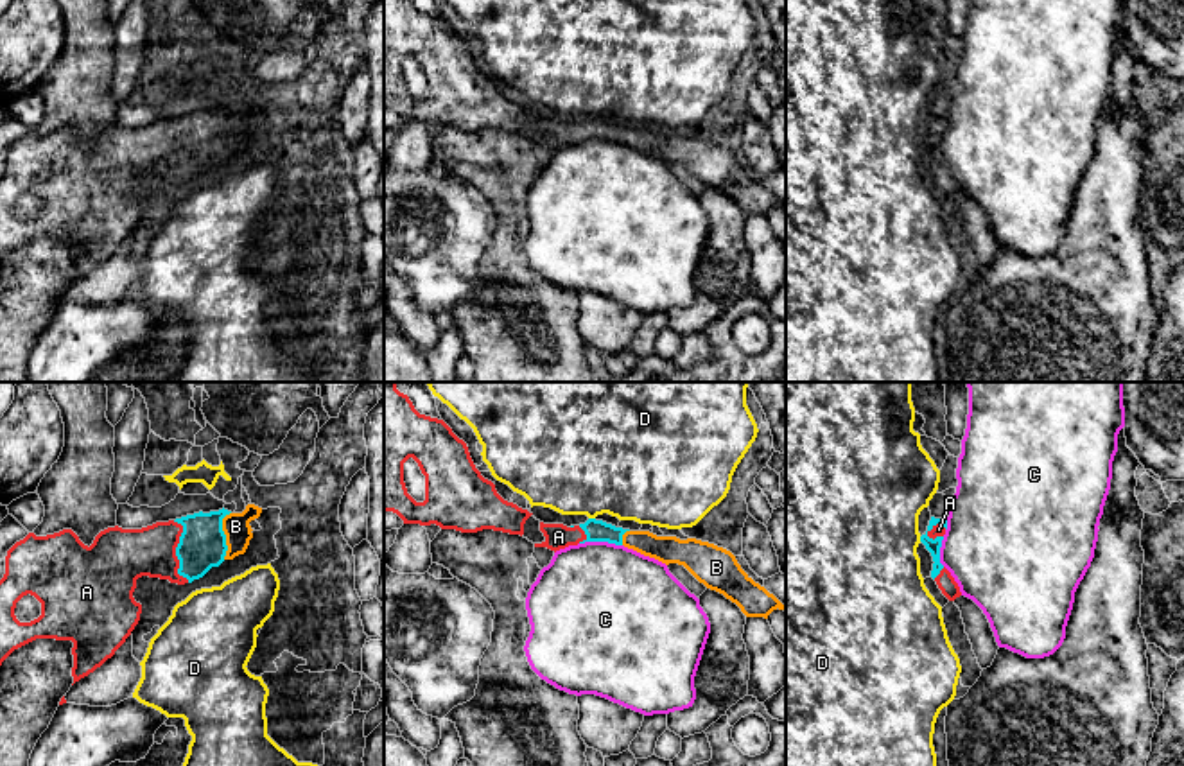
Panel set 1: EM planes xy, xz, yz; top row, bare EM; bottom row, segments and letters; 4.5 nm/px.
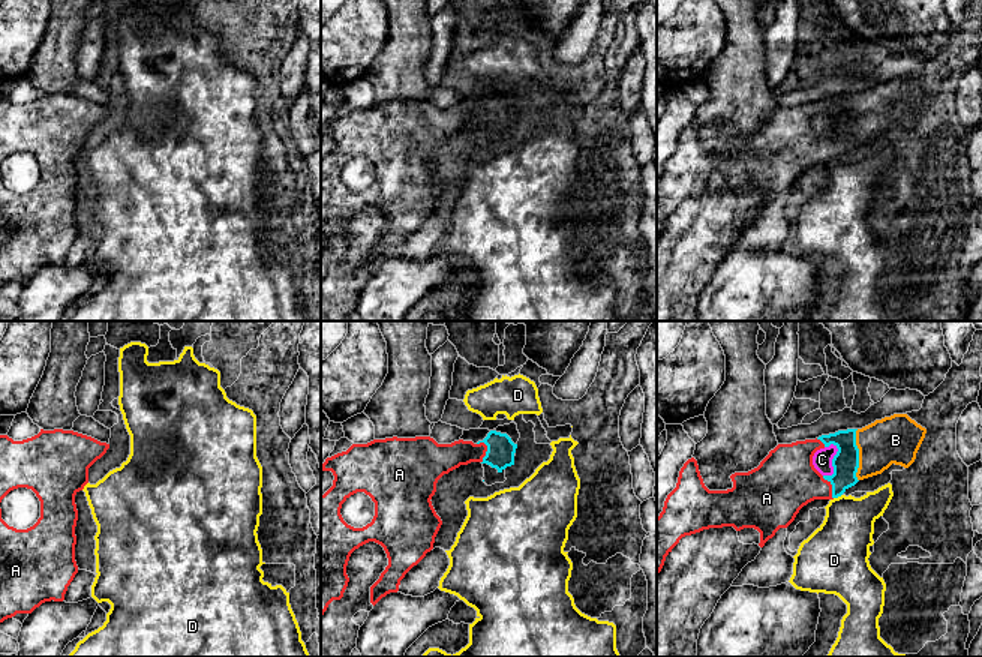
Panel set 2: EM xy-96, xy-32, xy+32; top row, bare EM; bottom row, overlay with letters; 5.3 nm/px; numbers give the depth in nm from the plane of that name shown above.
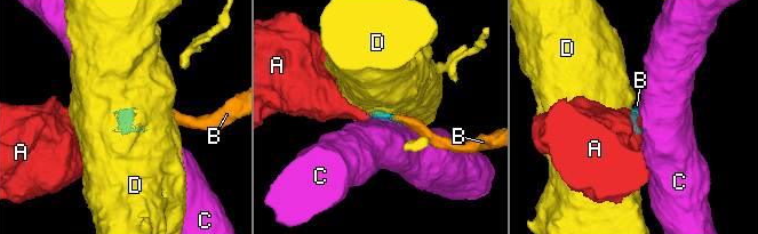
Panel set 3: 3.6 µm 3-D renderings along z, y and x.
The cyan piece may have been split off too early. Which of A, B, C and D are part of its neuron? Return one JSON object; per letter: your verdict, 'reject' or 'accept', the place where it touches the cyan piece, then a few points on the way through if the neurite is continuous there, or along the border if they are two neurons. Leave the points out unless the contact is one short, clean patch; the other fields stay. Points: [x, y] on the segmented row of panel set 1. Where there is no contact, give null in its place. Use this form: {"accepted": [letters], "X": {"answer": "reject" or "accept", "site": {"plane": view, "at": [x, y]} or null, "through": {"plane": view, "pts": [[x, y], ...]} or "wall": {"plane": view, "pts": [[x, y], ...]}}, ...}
{"accepted": ["A", "B"], "A": {"answer": "accept", "site": {"plane": "xy", "at": [176, 551]}, "through": {"plane": "xy", "pts": [[201, 546], [176, 551], [140, 551], [121, 557]]}}, "B": {"answer": "accept", "site": {"plane": "xy", "at": [225, 535]}, "through": {"plane": "xy", "pts": [[201, 546], [212, 537], [225, 535], [235, 526]]}}, "C": {"answer": "reject", "site": {"plane": "xz", "at": [601, 540]}}, "D": {"answer": "reject", "site": {"plane": "xz", "at": [592, 519]}}}

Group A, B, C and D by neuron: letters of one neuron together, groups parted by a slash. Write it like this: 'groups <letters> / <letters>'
groups A B / C / D

